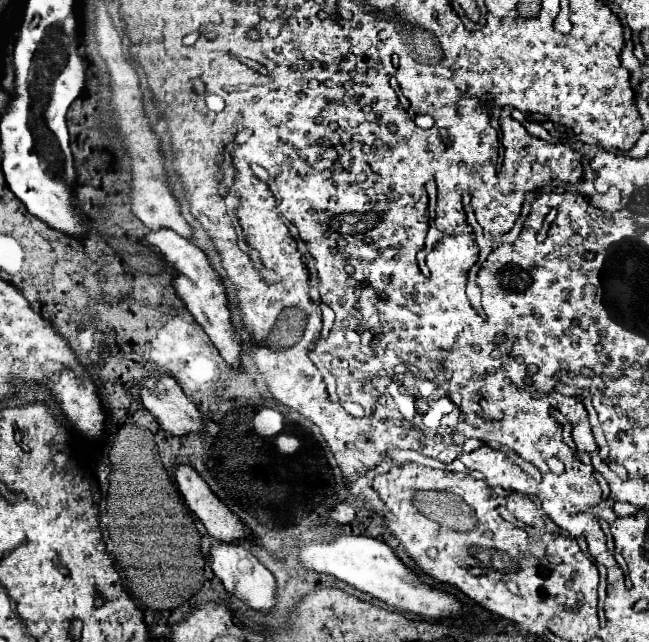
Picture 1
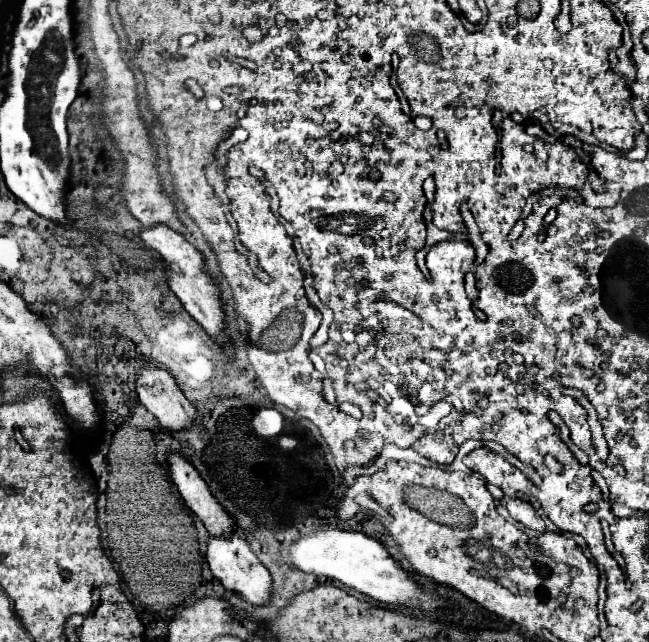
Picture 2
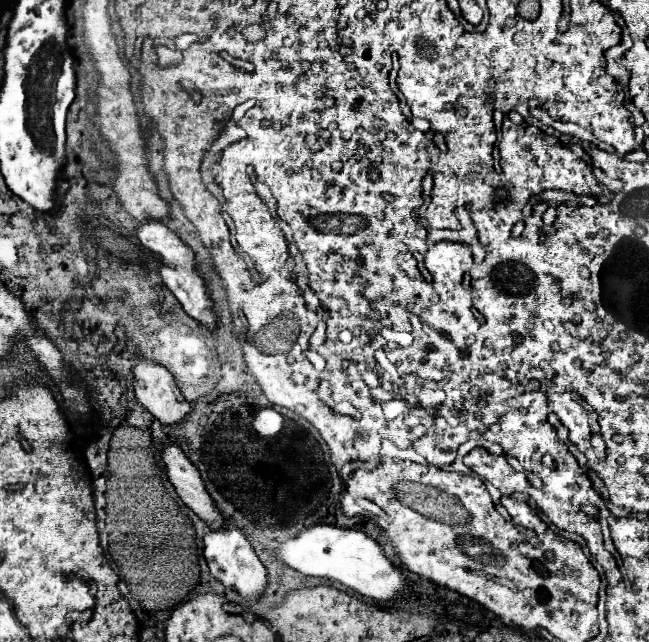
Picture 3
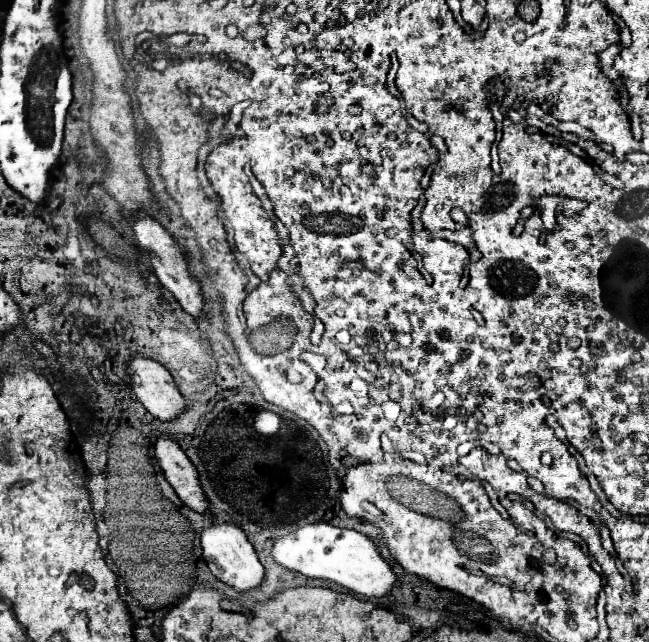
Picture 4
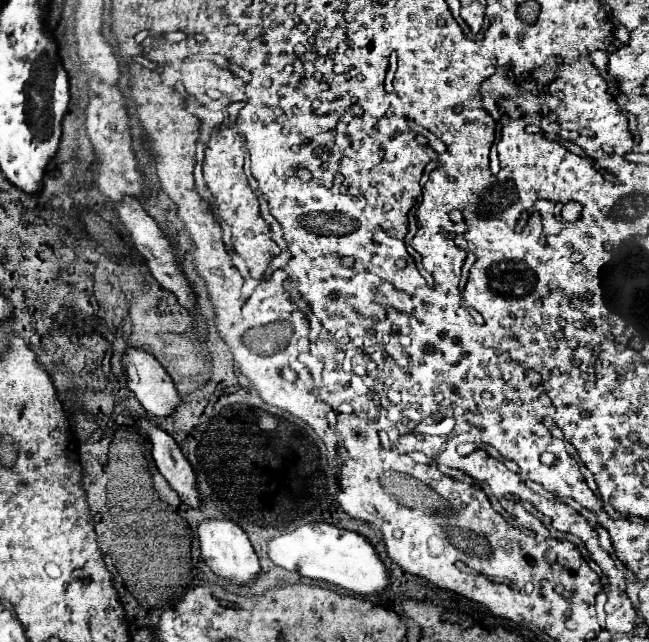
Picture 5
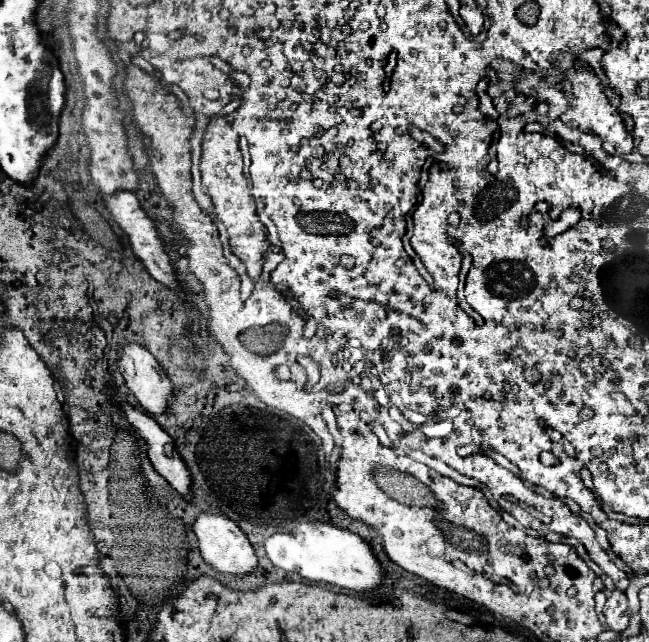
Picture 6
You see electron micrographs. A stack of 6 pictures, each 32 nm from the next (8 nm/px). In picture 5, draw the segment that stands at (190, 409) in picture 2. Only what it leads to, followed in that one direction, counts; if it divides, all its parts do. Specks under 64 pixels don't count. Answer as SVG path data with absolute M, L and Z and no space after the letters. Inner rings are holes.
M128 348L122 358L122 372L126 376L128 388L134 392L148 414L172 414L174 406L180 402L178 390L174 388L168 372L152 354L140 348Z

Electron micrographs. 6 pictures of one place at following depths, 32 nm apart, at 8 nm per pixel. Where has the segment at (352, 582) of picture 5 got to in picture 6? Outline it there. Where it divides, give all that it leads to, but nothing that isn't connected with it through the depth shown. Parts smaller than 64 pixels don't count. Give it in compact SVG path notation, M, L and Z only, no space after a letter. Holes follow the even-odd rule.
M300 522L292 532L278 532L266 538L264 550L276 568L296 572L312 582L328 582L354 592L372 590L382 582L382 568L378 566L370 546L354 532L340 530L332 524Z

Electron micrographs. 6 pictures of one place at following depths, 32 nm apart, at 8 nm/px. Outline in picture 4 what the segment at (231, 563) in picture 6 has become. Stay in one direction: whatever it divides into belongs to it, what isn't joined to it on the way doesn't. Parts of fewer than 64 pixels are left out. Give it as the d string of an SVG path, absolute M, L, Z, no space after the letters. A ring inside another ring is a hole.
M208 520L202 530L200 530L200 542L202 542L202 558L206 560L210 572L238 588L238 590L250 590L250 588L256 588L260 582L262 582L262 576L264 576L264 568L252 548L252 544L248 542L246 534L232 522L220 522L220 520Z

